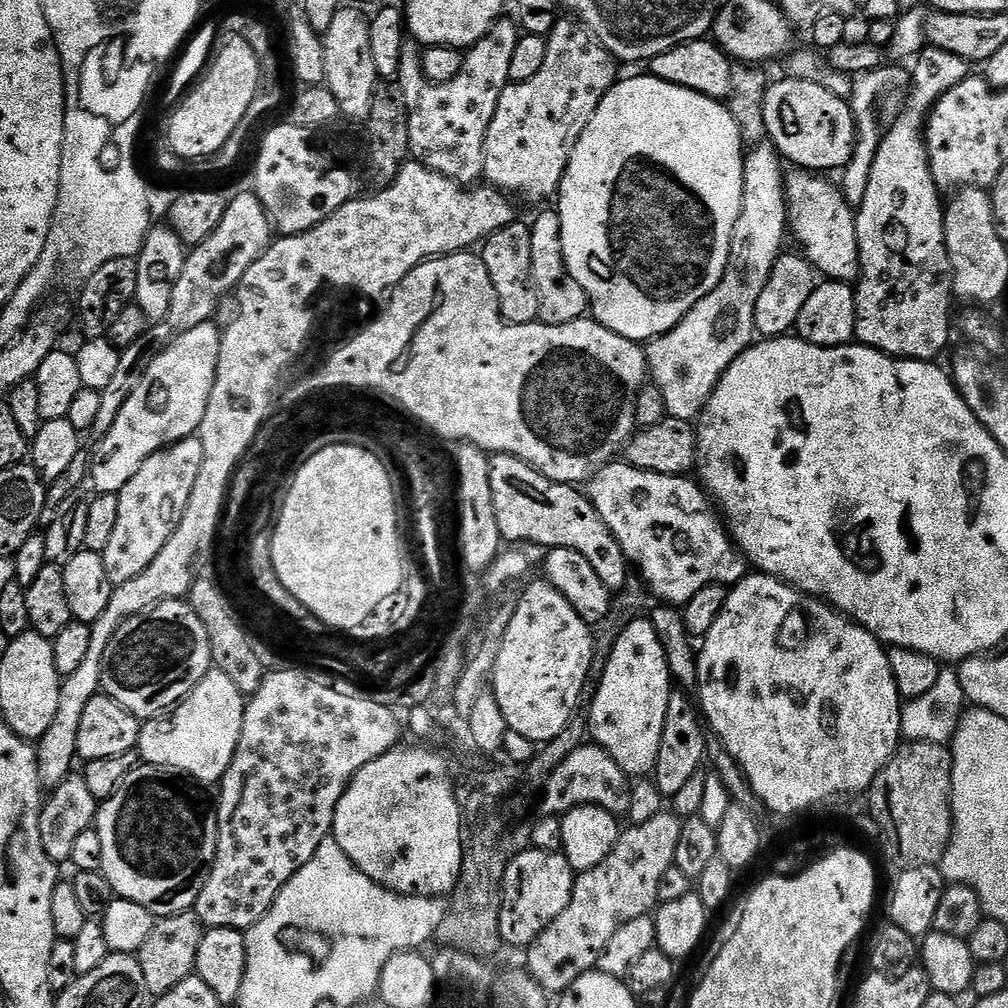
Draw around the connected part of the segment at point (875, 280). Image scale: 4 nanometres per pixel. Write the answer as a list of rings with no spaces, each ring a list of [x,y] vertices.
[[[925,46],[914,57],[914,65],[910,68],[910,84],[912,89],[908,92],[908,108],[904,108],[896,116],[896,121],[892,125],[887,125],[886,131],[881,135],[878,154],[874,158],[874,166],[870,170],[870,183],[866,185],[866,198],[862,198],[862,204],[855,209],[856,233],[858,234],[858,254],[860,255],[860,279],[855,285],[856,294],[856,340],[865,344],[867,348],[877,348],[888,356],[897,356],[900,360],[926,360],[929,362],[939,361],[940,355],[944,352],[944,347],[948,344],[948,339],[952,336],[952,300],[954,293],[952,290],[952,263],[950,254],[946,250],[946,234],[944,233],[944,210],[945,201],[940,201],[941,189],[936,187],[932,171],[928,165],[928,146],[926,143],[925,128],[926,117],[931,112],[933,106],[958,82],[967,80],[970,75],[970,65],[968,61],[958,58],[958,54],[950,54],[950,50],[938,50],[931,46]]]

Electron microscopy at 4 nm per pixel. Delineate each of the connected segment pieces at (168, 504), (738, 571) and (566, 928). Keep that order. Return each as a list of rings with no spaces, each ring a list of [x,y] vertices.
[[[193,434],[150,454],[150,458],[138,466],[134,478],[122,486],[118,494],[118,522],[102,554],[106,574],[113,586],[130,582],[134,574],[142,574],[142,570],[158,558],[162,546],[166,546],[176,523],[182,518],[186,502],[190,502],[190,490],[194,490],[194,478],[198,478],[201,466],[202,442],[199,435]]]
[[[609,462],[597,468],[586,484],[586,495],[594,510],[598,510],[602,522],[606,522],[622,546],[627,561],[639,572],[647,591],[668,606],[688,604],[707,584],[737,584],[750,572],[747,556],[737,548],[709,493],[695,479],[688,479],[692,478],[647,472],[627,462]]]
[[[671,810],[662,811],[650,818],[650,822],[625,827],[614,850],[610,850],[610,854],[606,854],[606,858],[602,858],[598,866],[575,877],[570,906],[566,906],[566,910],[562,910],[562,914],[558,914],[558,918],[554,918],[554,922],[550,922],[550,926],[546,926],[546,930],[542,930],[542,934],[538,934],[535,942],[526,949],[526,972],[534,982],[538,982],[538,986],[542,986],[549,994],[564,993],[581,974],[591,972],[599,965],[604,948],[623,924],[639,916],[649,915],[657,907],[658,886],[662,886],[662,874],[666,874],[666,870],[670,870],[676,863],[678,834],[682,834],[681,817]]]

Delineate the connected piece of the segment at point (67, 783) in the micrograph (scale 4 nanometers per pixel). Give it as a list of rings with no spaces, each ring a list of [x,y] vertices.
[[[71,774],[65,777],[57,788],[51,789],[52,796],[43,801],[40,809],[40,833],[42,834],[42,850],[58,866],[64,866],[72,859],[76,872],[99,872],[102,866],[102,842],[98,839],[95,825],[98,802],[94,794],[90,794],[90,786],[86,786],[86,778],[82,774]]]

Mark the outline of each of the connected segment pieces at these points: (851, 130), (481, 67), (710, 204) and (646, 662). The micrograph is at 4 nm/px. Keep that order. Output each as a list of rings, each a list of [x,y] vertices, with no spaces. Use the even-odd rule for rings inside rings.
[[[783,79],[769,83],[765,94],[765,130],[770,142],[797,169],[817,174],[828,174],[831,168],[844,169],[857,141],[851,103],[815,82]]]
[[[515,19],[497,20],[477,44],[467,49],[458,78],[441,84],[426,78],[419,59],[404,55],[398,83],[408,107],[411,159],[465,186],[475,185],[483,177],[486,130],[490,130],[490,118],[494,118],[494,110],[498,110],[498,98],[502,98],[502,90],[510,82],[510,61],[521,35]]]
[[[651,74],[632,76],[629,80],[617,79],[612,89],[602,98],[598,110],[594,110],[582,138],[578,138],[558,193],[564,261],[574,282],[578,282],[582,290],[586,290],[591,315],[598,323],[614,330],[614,334],[622,334],[622,338],[647,342],[678,326],[678,322],[686,318],[688,311],[699,300],[706,298],[706,294],[710,294],[714,286],[718,286],[726,270],[734,222],[738,222],[738,214],[742,210],[745,155],[746,145],[740,136],[739,124],[727,103],[716,100],[713,96],[659,80]]]
[[[642,619],[629,620],[621,630],[590,701],[591,739],[608,752],[628,778],[644,778],[655,773],[658,746],[662,746],[662,726],[666,726],[666,710],[674,691],[662,642],[651,619]]]

